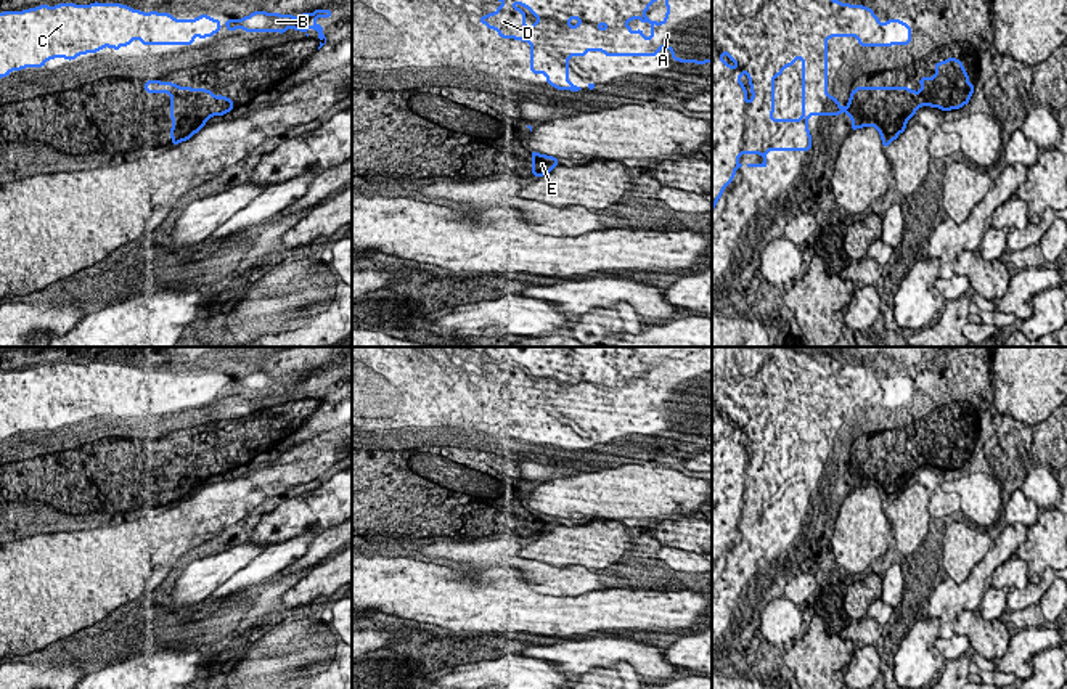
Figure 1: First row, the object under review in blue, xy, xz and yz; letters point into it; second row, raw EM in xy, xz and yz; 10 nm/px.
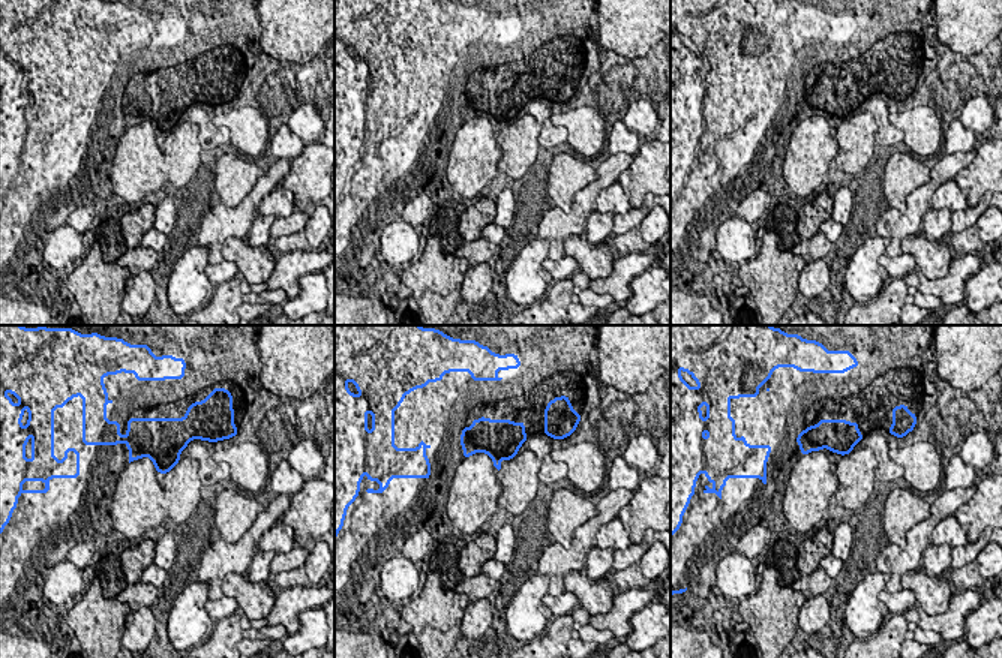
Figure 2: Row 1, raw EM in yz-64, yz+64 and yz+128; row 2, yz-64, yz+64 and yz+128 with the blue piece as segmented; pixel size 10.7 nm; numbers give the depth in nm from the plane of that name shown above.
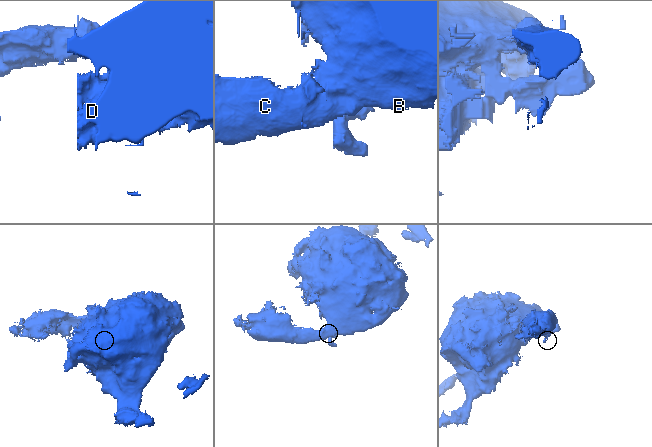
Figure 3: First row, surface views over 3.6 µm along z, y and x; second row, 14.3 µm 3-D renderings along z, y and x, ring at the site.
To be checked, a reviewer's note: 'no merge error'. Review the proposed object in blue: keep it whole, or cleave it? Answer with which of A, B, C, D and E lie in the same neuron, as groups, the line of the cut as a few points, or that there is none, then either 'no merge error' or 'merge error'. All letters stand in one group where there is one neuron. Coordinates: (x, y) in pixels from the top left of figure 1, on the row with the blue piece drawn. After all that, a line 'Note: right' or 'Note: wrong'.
groups A B C D E; cut none; no merge error
Note: right

